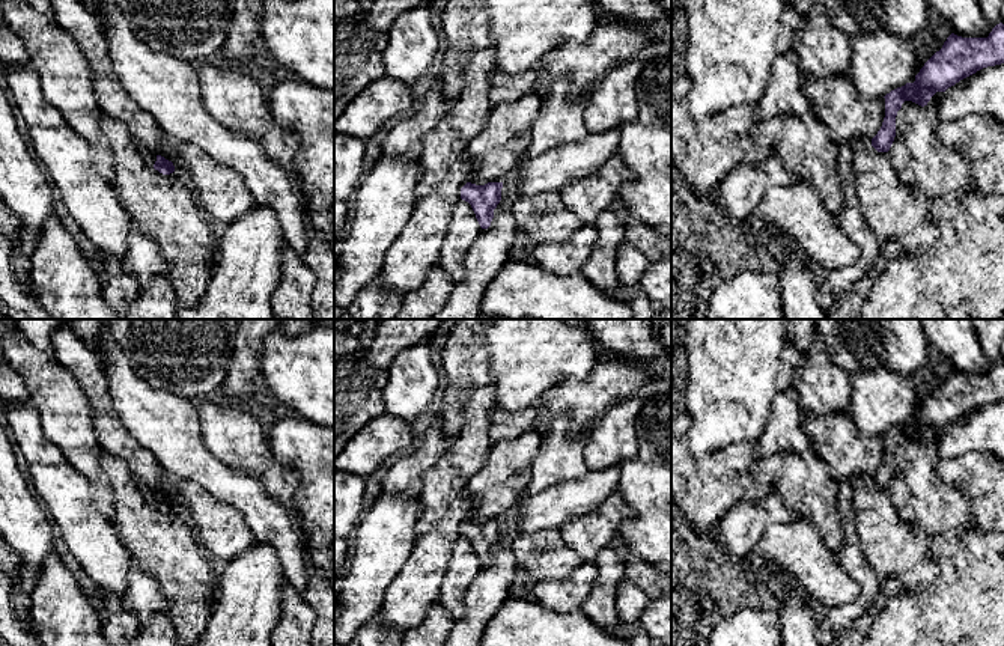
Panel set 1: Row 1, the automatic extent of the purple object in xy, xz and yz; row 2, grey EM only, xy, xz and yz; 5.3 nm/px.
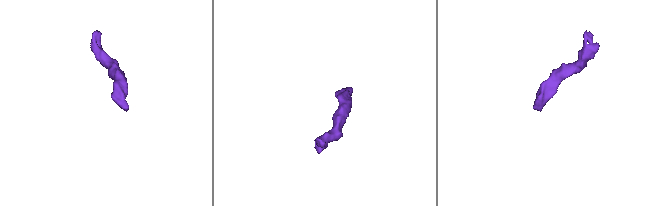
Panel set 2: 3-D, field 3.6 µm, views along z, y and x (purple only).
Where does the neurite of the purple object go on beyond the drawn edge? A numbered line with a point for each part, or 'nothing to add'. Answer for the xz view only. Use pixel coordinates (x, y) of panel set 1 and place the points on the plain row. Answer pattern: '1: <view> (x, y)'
nothing to add

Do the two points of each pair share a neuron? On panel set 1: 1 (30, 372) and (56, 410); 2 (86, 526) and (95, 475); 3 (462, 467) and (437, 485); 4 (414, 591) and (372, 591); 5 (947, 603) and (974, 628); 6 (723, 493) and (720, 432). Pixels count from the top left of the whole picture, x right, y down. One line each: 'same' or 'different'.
1: same
2: different
3: same
4: different
5: same
6: different

